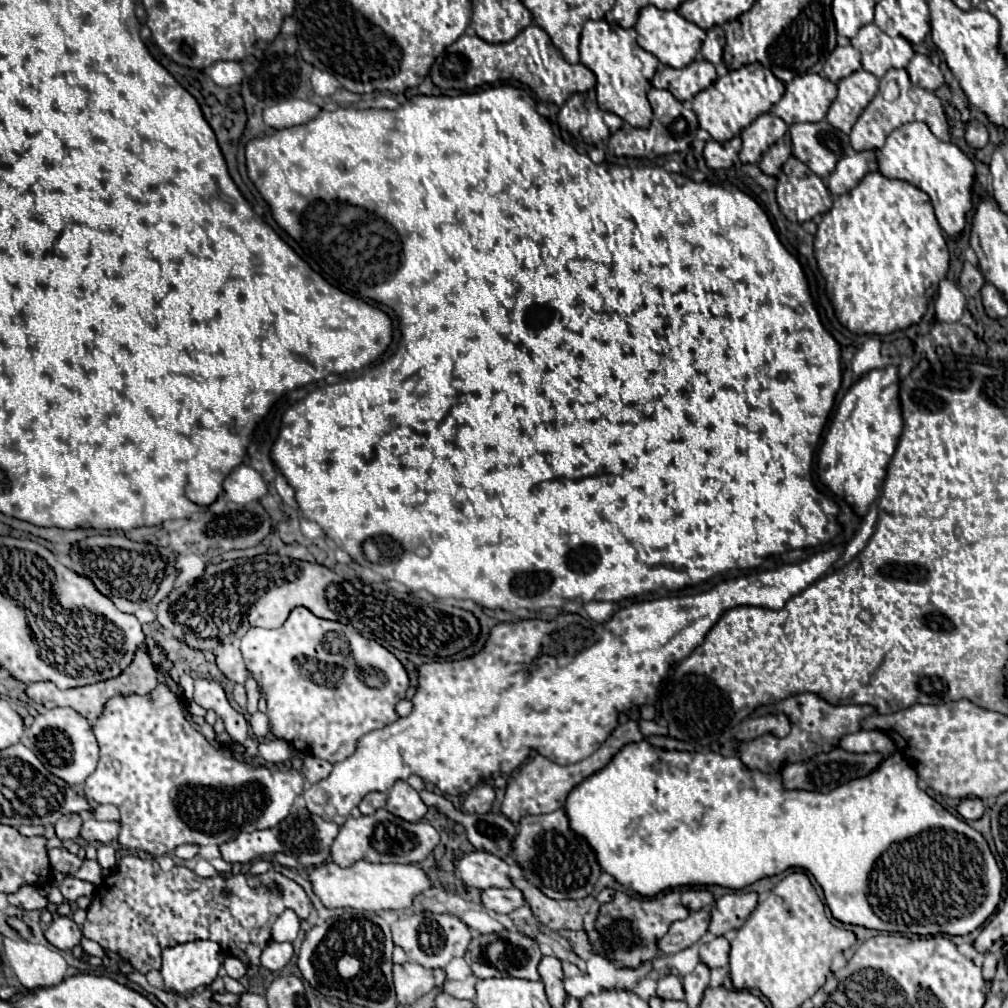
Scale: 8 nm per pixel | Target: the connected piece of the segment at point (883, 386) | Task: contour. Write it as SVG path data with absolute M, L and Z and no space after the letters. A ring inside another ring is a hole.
M896 364L876 368L860 376L860 380L856 380L842 398L828 428L824 446L818 454L820 480L834 494L844 496L844 500L852 504L860 516L868 512L870 504L880 494L888 462L896 450L896 442L902 432L902 410L898 392L900 368Z

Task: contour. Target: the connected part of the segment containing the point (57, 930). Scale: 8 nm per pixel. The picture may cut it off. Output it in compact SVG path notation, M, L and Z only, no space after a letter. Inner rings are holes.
M56 916L52 924L44 930L44 938L58 950L72 950L76 944L80 944L82 932L72 918Z

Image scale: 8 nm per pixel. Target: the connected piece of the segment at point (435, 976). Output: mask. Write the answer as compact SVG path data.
M416 962L394 964L394 986L400 1004L414 1004L418 998L428 994L434 986L442 984L446 978L444 970L426 970Z

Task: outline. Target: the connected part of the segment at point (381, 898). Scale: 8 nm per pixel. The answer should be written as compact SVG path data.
M324 862L314 866L308 874L314 894L322 900L326 908L356 908L356 910L384 910L384 908L408 908L412 898L430 886L424 870L412 864L370 864L356 862L348 868L340 868L334 862Z

